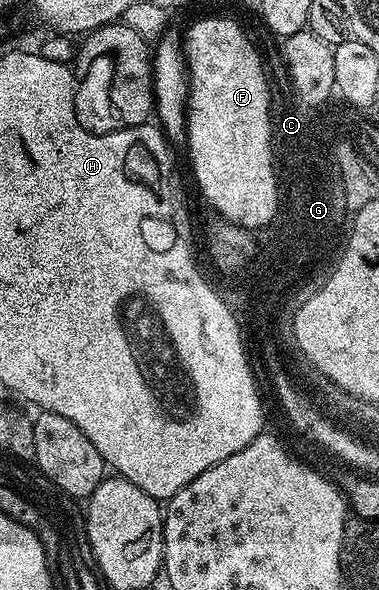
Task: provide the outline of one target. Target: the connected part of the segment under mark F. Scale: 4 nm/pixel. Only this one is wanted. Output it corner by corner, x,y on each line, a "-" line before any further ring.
201,18
193,22
183,34
184,56
187,59
189,97
187,103
187,137
189,136
189,158
193,161
193,174
197,177
197,188
200,193
208,194
225,214
230,218
236,218
243,223
263,223
273,214
273,178
269,168
269,146
265,146
265,138
268,138
269,129
266,129
266,93
265,82
262,82
261,68
257,63
257,55
250,50
251,43
242,37
240,27
242,23
229,18

